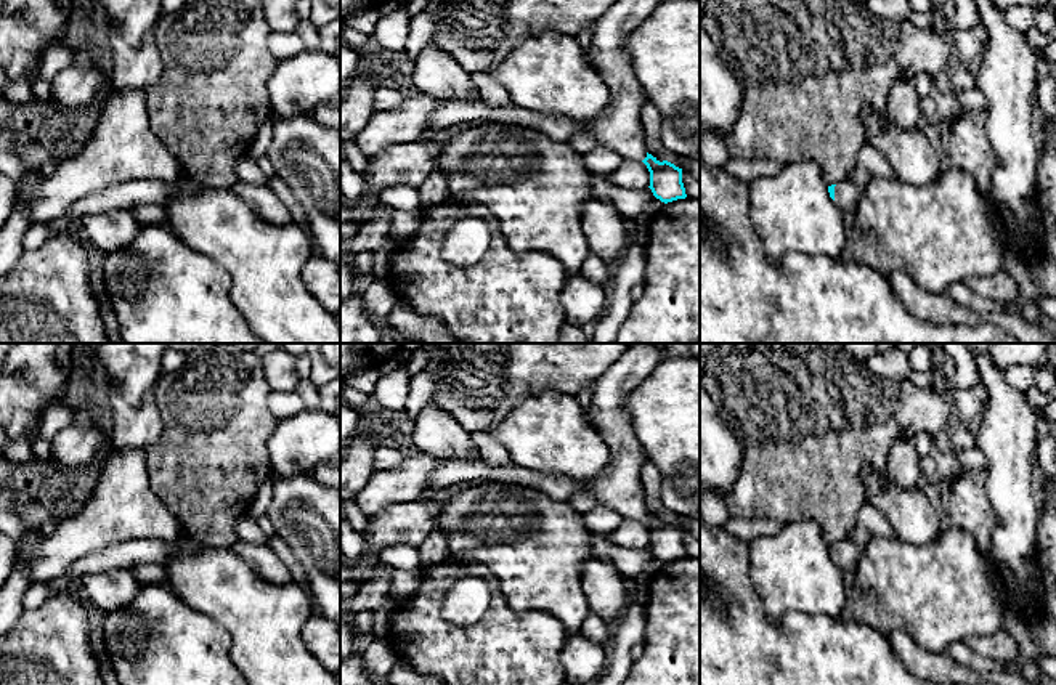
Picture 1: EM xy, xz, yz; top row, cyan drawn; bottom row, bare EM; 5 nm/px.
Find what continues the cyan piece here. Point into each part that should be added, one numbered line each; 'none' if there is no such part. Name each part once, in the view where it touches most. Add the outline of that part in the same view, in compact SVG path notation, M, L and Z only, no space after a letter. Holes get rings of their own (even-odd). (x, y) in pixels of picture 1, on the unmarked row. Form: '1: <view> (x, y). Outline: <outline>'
1: yz (846, 552). Outline: M851 537L839 541L835 545L835 561L843 571L854 569L859 561L860 552L862 550Z

